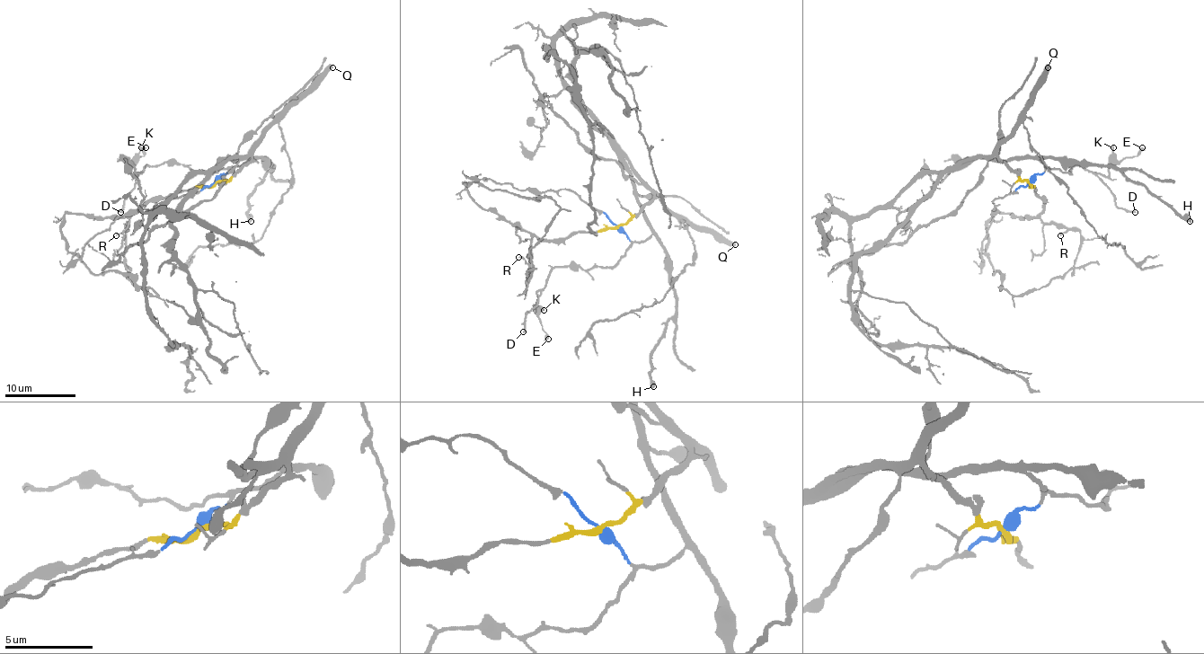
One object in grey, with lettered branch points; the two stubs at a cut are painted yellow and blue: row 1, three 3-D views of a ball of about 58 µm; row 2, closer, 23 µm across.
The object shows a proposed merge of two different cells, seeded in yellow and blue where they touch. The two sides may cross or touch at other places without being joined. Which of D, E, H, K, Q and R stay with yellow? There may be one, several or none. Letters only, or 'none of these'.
Q, R

